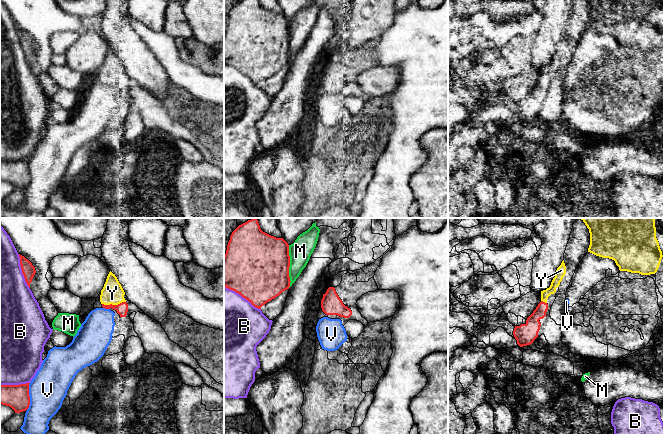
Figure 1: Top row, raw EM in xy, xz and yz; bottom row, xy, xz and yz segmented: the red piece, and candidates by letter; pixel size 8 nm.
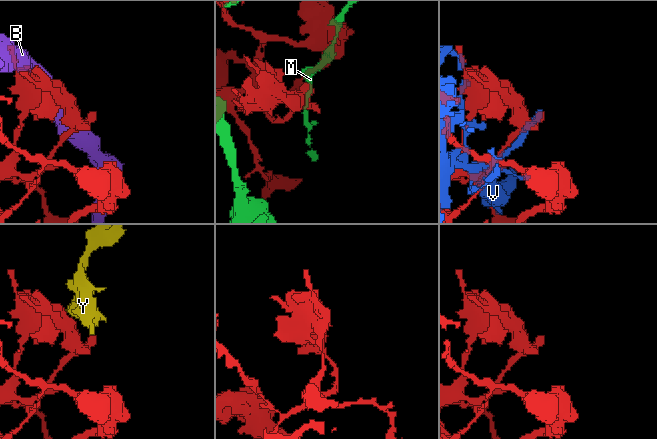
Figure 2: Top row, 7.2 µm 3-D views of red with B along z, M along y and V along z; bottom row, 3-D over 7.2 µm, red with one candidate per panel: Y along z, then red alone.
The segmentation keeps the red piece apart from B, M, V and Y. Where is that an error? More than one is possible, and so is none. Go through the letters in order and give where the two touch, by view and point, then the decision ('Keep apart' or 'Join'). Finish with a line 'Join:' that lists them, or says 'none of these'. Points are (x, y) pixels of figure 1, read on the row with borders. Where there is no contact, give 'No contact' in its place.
B: Touches red at xz (242, 296). Keep apart
M: Touches red at xz (289, 266). Keep apart
V: Touches red at xy (29, 396). Keep apart
Y: Touches red at xy (113, 305). Join
Join: Y

